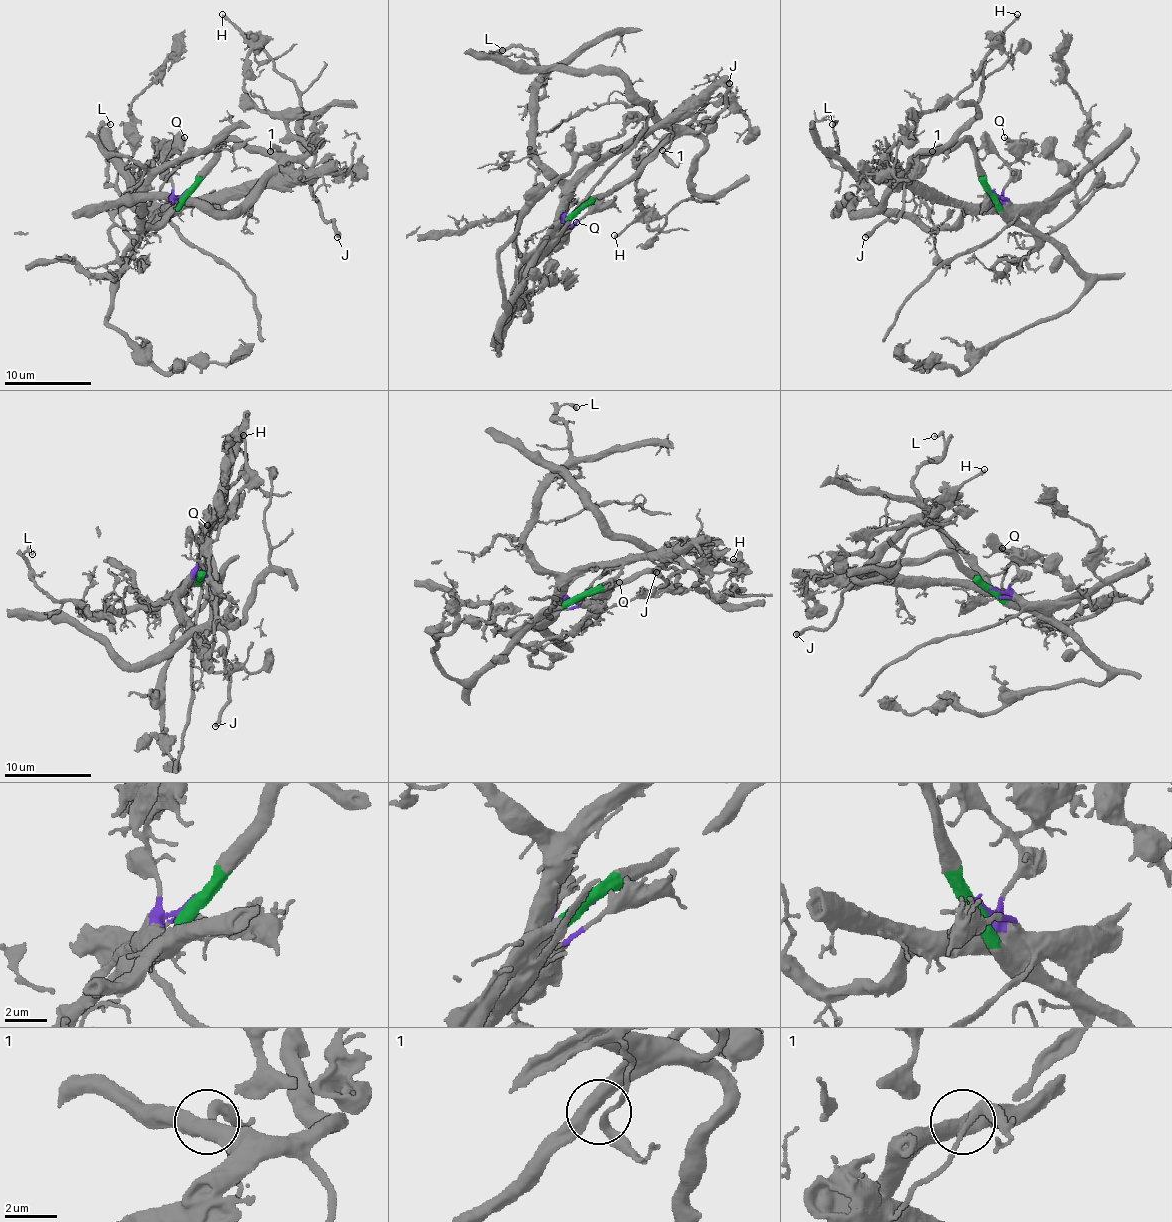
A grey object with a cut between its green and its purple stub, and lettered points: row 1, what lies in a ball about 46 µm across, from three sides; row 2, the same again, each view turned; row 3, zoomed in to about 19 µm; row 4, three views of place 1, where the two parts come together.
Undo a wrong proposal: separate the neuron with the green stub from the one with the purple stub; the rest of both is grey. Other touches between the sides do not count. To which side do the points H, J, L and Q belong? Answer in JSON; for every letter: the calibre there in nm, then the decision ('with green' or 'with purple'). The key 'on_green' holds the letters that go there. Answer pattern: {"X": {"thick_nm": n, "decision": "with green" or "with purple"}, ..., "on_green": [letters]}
{"H": {"thick_nm": 240, "decision": "with purple"}, "J": {"thick_nm": 400, "decision": "with green"}, "L": {"thick_nm": 150, "decision": "with purple"}, "Q": {"thick_nm": 190, "decision": "with purple"}, "on_green": ["J"]}

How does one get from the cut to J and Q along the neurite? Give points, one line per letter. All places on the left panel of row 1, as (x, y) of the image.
J: (187, 192), (226, 142), (241, 140), (298, 160), (311, 175), (311, 197), (320, 214), (333, 221), (337, 236)
Q: (187, 192), (174, 195), (163, 160), (185, 138)

